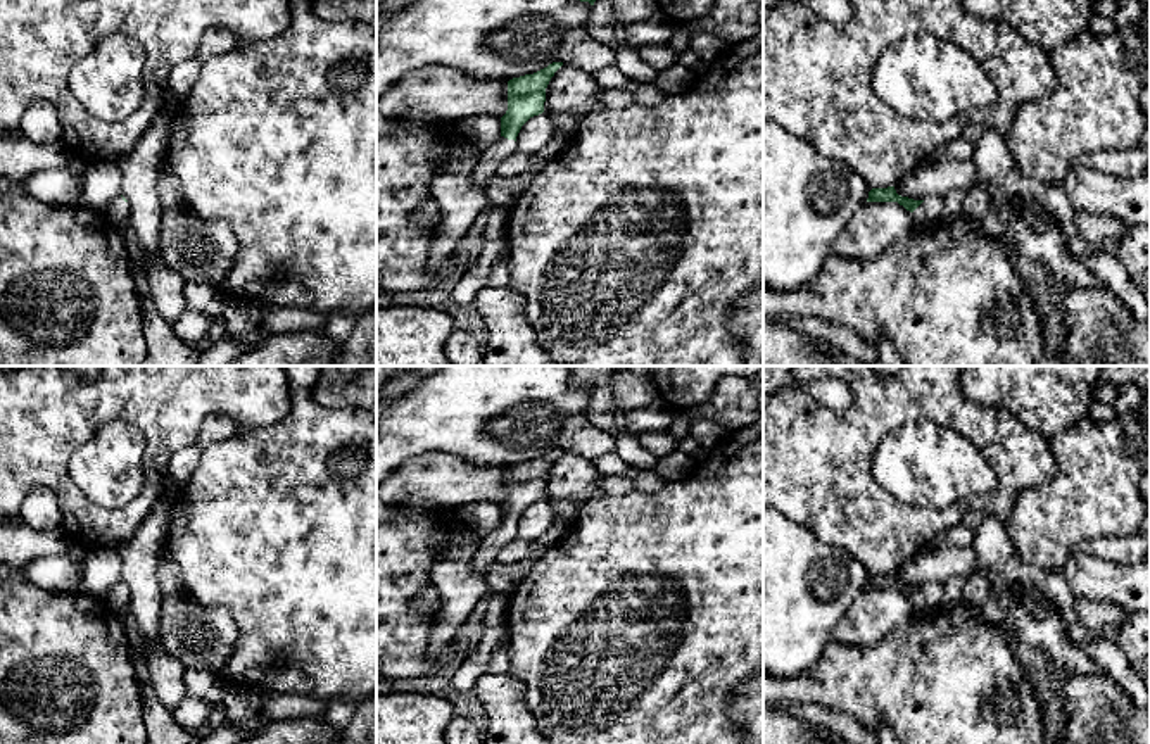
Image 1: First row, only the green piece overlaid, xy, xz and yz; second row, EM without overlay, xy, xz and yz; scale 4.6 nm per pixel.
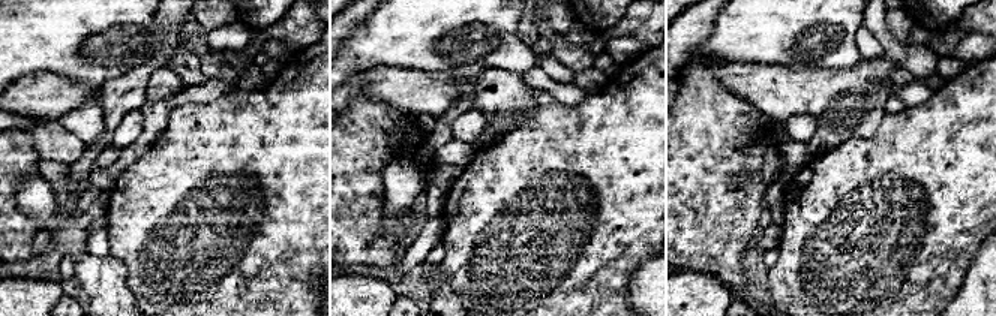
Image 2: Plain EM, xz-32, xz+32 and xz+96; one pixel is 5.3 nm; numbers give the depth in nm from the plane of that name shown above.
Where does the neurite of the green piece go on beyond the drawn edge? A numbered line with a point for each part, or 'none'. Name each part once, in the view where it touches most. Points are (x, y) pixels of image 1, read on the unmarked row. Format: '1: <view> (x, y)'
1: xz (489, 546)

